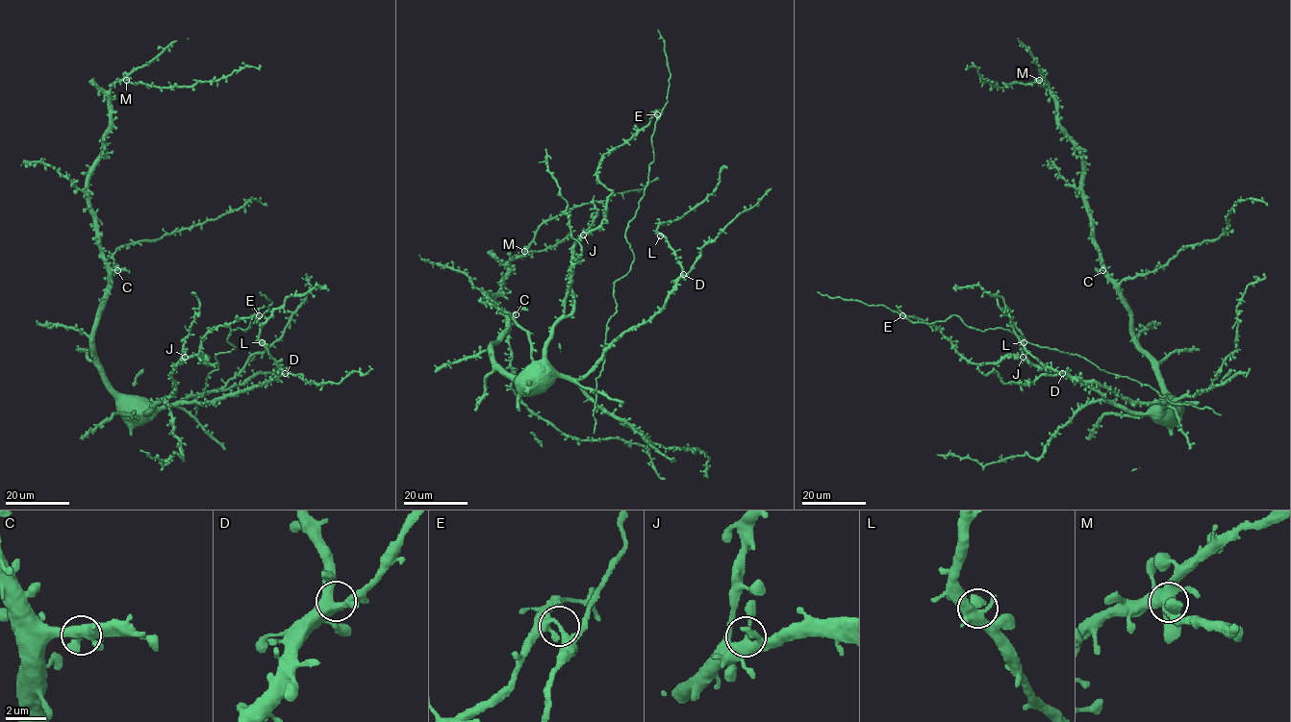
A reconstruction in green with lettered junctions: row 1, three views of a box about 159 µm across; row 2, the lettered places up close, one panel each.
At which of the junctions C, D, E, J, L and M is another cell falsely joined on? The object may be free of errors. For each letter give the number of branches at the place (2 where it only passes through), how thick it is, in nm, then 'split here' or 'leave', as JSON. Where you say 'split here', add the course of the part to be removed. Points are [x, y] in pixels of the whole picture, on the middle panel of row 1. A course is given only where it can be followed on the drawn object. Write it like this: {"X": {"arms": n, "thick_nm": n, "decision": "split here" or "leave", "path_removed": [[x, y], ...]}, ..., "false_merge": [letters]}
{"C": {"arms": 3, "thick_nm": 320, "decision": "leave"}, "D": {"arms": 4, "thick_nm": 440, "decision": "leave"}, "E": {"arms": 4, "thick_nm": 240, "decision": "split here", "path_removed": [[657, 113], [648, 183], [625, 231], [634, 261], [614, 284], [617, 312], [607, 325], [596, 379], [593, 433]]}, "J": {"arms": 4, "thick_nm": 380, "decision": "leave"}, "L": {"arms": 3, "thick_nm": 300, "decision": "leave"}, "M": {"arms": 3, "thick_nm": 400, "decision": "leave"}, "false_merge": ["E"]}

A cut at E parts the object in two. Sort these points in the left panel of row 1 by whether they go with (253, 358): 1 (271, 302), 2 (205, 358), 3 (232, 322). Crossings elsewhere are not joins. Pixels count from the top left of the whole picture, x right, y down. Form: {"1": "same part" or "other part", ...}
{"1": "other part", "2": "same part", "3": "same part"}

